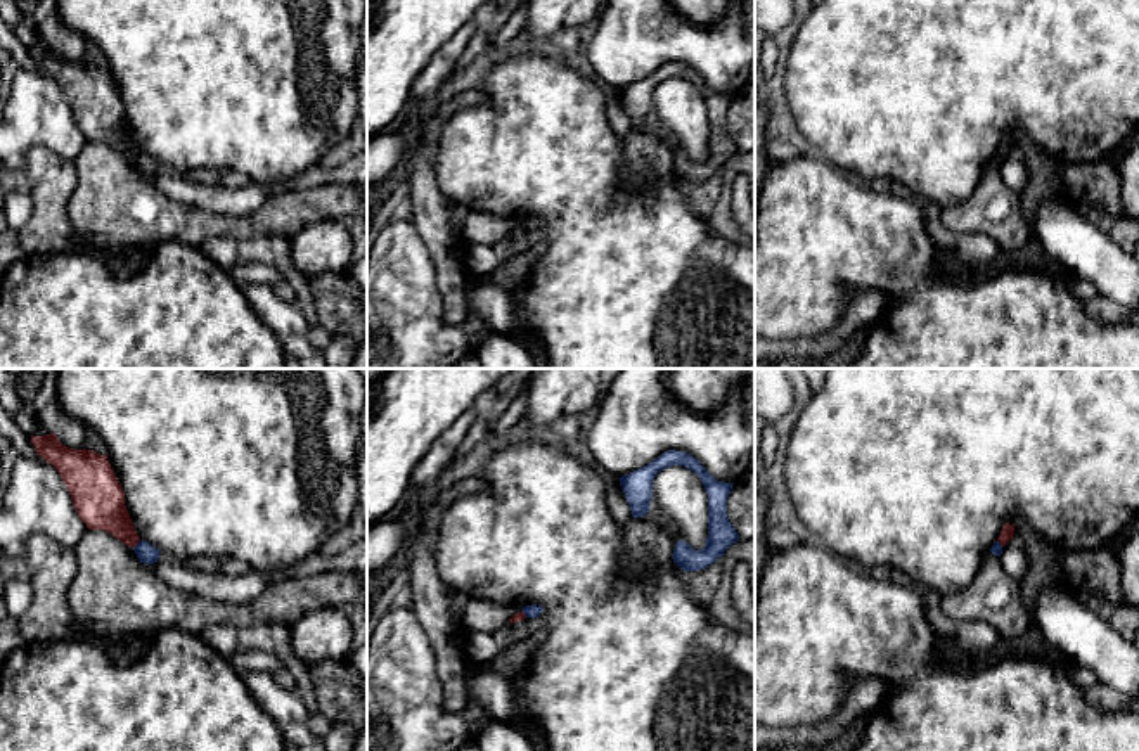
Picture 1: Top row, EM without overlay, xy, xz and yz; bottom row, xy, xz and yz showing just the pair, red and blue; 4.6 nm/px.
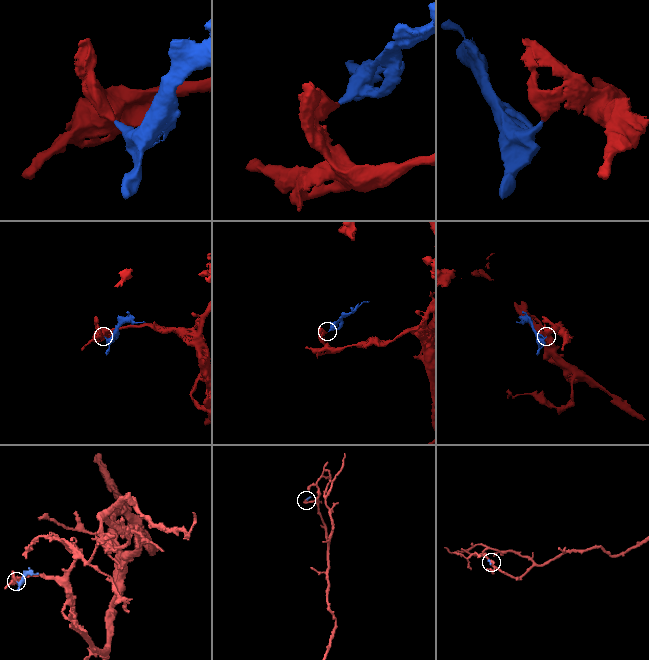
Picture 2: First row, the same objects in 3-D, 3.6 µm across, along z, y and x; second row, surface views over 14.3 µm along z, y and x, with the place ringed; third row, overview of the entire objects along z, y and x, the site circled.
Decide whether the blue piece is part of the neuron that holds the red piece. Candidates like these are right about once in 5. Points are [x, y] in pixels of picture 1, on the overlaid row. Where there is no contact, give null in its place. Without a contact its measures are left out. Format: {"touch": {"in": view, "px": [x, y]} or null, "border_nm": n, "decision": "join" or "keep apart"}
{"touch": {"in": "xy", "px": [135, 544]}, "border_nm": 60, "decision": "keep apart"}

